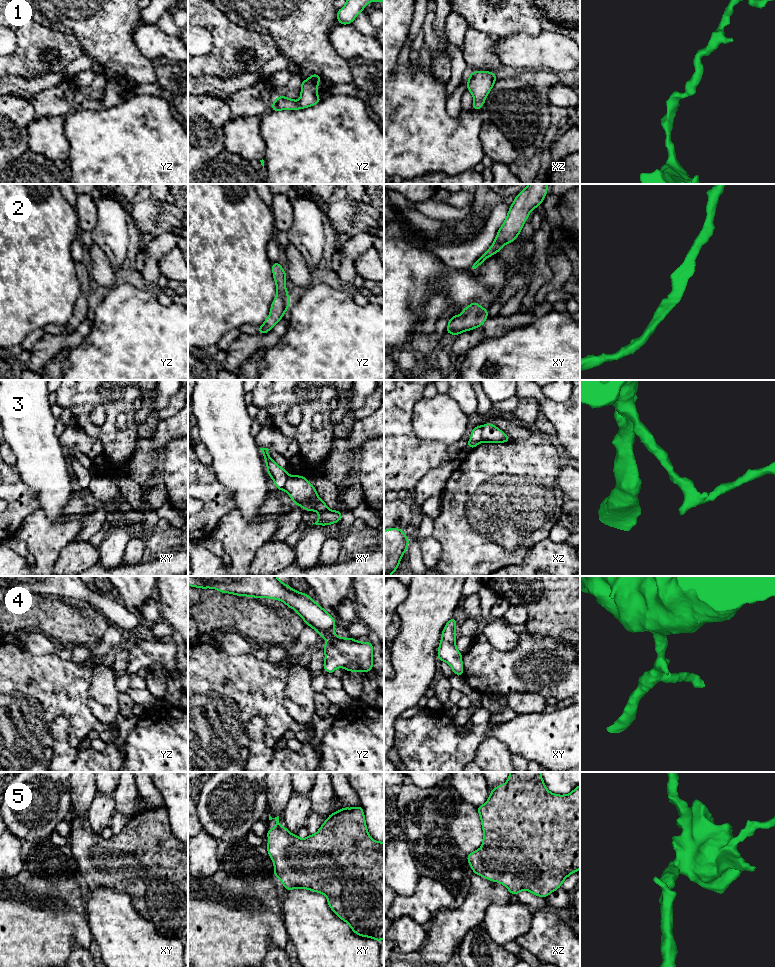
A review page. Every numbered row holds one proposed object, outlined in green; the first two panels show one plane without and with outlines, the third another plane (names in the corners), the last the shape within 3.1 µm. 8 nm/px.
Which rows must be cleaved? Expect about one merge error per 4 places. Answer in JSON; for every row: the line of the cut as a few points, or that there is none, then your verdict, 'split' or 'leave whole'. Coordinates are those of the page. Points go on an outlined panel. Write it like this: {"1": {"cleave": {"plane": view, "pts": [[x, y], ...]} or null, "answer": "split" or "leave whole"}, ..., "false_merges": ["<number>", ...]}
{"1": {"cleave": null, "answer": "leave whole"}, "2": {"cleave": null, "answer": "leave whole"}, "3": {"cleave": {"plane": "xz", "pts": [[481, 427], [482, 441]]}, "answer": "split"}, "4": {"cleave": null, "answer": "leave whole"}, "5": {"cleave": null, "answer": "leave whole"}, "false_merges": ["3"]}

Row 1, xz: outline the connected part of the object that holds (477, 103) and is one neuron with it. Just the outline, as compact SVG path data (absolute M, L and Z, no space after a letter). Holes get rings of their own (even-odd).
M474 71L469 75L467 90L474 97L472 106L476 111L484 105L484 101L496 80L496 75L488 71Z

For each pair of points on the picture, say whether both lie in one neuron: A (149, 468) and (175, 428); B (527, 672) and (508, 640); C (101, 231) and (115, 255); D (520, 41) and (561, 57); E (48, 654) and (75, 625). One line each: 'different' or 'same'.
A: same
B: different
C: same
D: same
E: different

